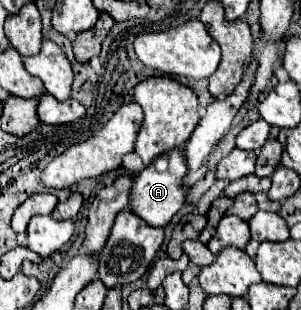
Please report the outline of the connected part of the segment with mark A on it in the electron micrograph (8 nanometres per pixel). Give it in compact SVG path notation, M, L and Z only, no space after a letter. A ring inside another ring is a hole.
M176 148L176 152L168 154L168 168L164 172L158 172L154 168L154 164L146 166L134 178L134 184L132 184L132 190L130 190L130 210L138 218L142 218L146 224L150 224L154 228L158 228L158 226L164 228L184 204L184 198L186 198L186 192L182 190L184 174L186 174L186 168L184 168L184 152L182 152L182 148Z

